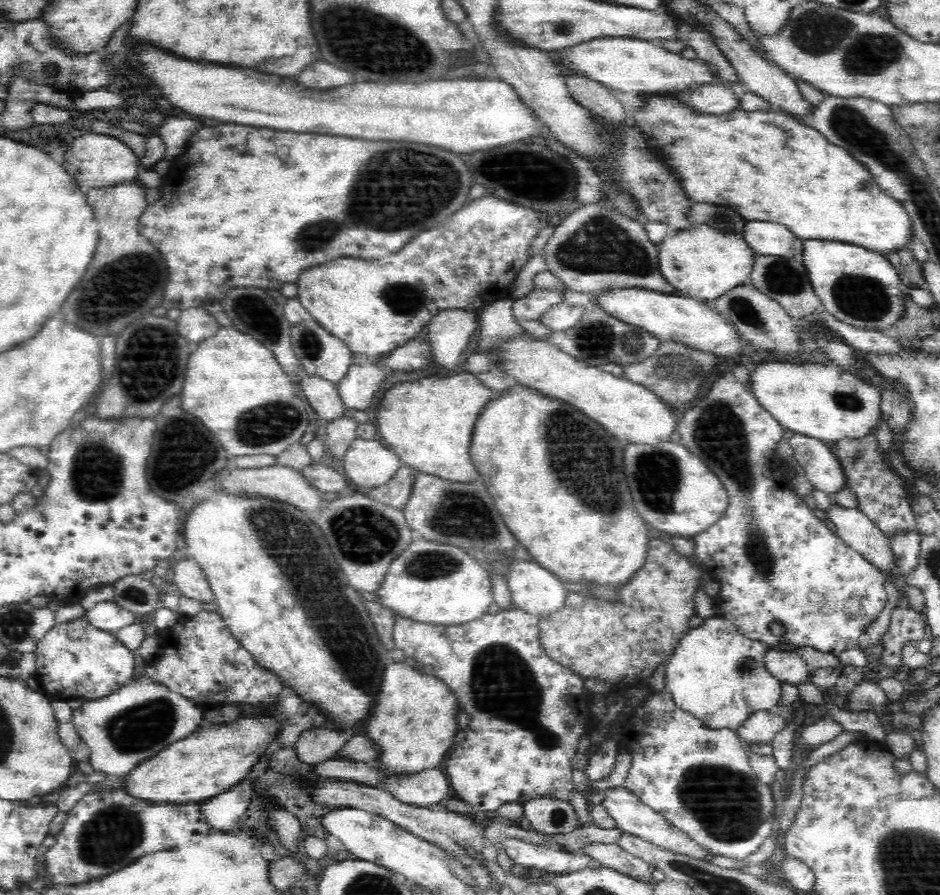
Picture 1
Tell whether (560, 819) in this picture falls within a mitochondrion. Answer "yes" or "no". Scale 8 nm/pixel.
yes

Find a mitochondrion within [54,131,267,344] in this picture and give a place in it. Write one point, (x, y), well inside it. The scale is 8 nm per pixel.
(118, 290)

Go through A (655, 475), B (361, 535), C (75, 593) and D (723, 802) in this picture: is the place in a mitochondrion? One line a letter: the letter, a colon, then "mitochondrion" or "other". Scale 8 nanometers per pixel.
A: mitochondrion
B: mitochondrion
C: other
D: mitochondrion

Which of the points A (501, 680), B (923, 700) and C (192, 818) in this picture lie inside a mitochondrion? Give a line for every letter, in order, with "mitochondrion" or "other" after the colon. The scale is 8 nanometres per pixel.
A: mitochondrion
B: other
C: other

